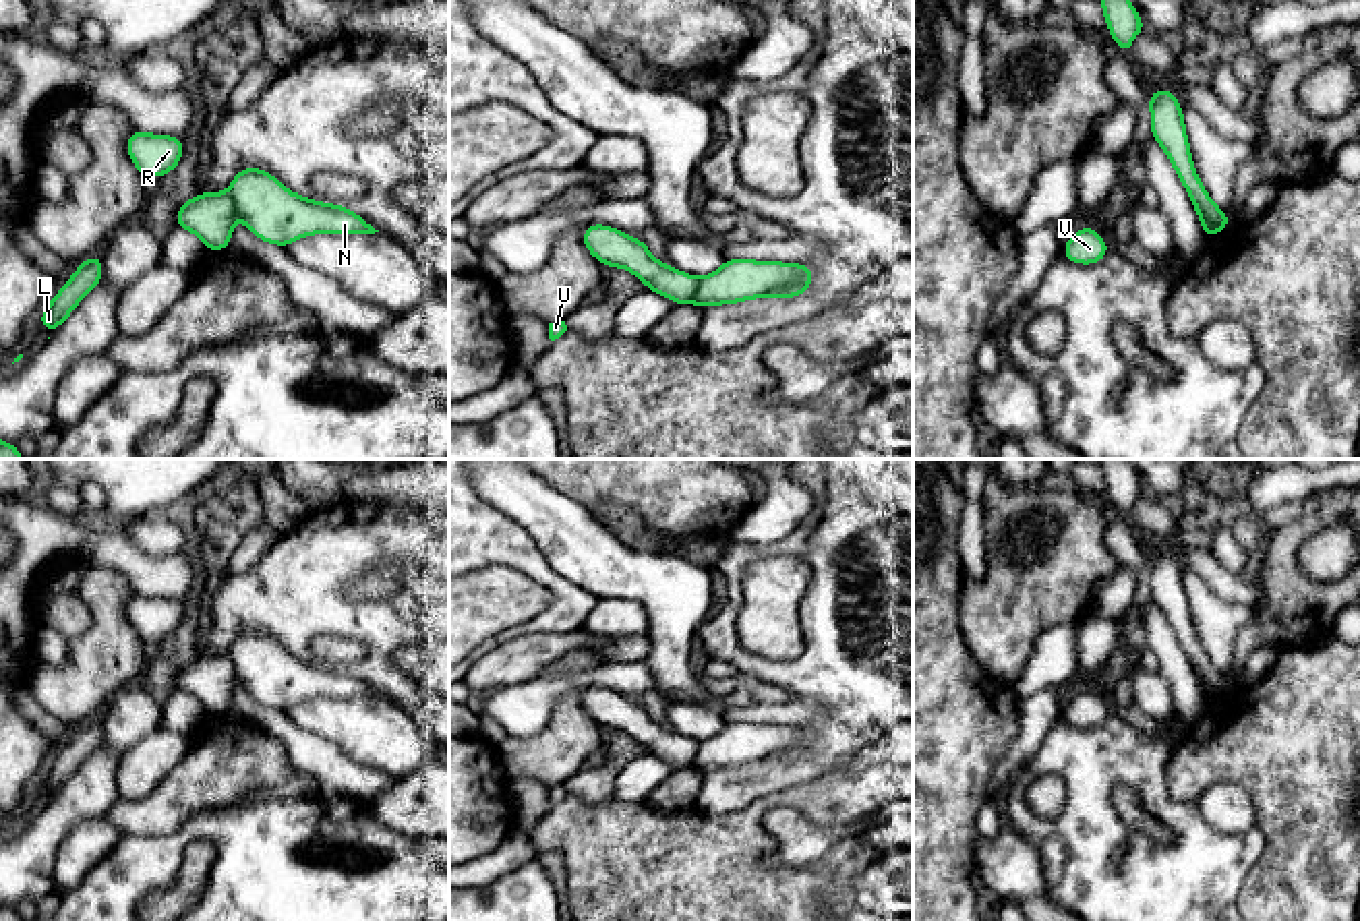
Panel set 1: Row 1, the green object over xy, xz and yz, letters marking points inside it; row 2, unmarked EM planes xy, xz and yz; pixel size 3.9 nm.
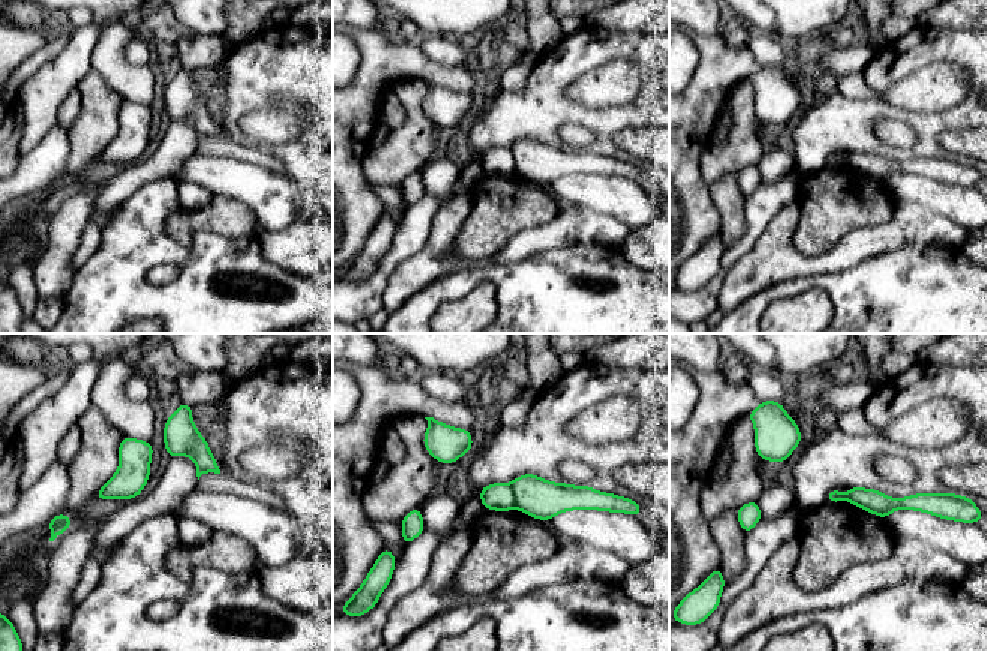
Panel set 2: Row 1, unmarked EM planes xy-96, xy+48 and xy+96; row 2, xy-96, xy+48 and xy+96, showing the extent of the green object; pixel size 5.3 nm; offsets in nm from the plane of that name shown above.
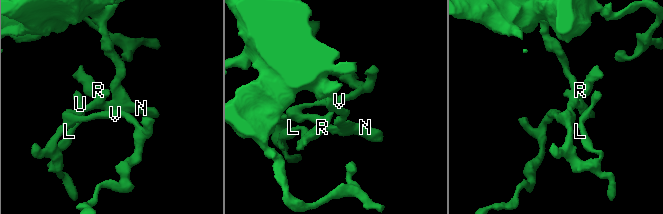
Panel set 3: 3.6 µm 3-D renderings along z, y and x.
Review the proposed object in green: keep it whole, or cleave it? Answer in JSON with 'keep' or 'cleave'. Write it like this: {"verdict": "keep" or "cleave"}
{"verdict": "cleave"}

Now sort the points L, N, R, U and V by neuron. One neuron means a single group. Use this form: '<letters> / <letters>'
L R U V / N

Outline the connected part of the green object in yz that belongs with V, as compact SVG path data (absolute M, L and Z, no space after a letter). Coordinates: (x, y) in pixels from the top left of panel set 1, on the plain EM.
M1085 689L1074 695L1072 702L1062 710L1062 718L1081 728L1099 726L1107 716L1112 716L1107 706L1093 689Z

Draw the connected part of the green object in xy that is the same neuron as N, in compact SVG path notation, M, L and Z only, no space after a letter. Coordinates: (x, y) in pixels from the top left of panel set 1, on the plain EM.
M248 629L228 652L236 679L253 699L267 708L288 712L290 706L311 697L375 697L364 681L346 668L313 664L290 656L273 637Z

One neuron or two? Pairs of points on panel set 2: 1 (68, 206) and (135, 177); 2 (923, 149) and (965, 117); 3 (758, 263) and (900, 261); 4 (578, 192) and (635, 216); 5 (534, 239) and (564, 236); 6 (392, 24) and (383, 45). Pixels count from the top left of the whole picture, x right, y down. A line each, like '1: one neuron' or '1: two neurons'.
1: two neurons
2: one neuron
3: two neurons
4: one neuron
5: one neuron
6: two neurons

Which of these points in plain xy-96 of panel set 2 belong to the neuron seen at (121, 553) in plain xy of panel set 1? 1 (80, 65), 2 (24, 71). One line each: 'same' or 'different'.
1: different
2: different

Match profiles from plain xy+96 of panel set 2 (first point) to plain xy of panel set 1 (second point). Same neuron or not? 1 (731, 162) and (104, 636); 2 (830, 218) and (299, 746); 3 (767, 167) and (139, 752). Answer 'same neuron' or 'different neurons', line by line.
1: same neuron
2: different neurons
3: same neuron

